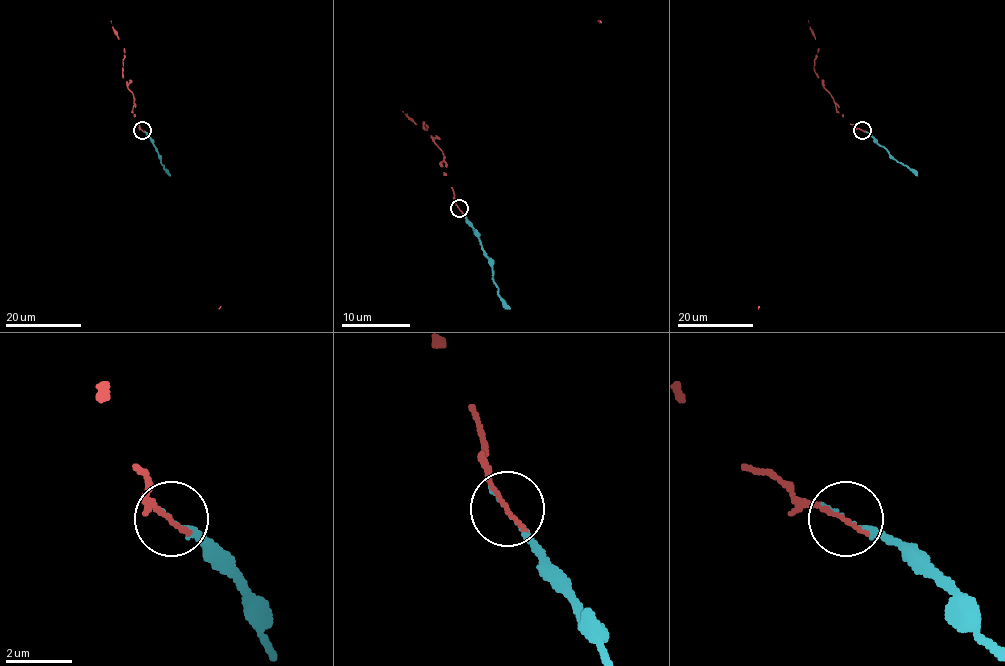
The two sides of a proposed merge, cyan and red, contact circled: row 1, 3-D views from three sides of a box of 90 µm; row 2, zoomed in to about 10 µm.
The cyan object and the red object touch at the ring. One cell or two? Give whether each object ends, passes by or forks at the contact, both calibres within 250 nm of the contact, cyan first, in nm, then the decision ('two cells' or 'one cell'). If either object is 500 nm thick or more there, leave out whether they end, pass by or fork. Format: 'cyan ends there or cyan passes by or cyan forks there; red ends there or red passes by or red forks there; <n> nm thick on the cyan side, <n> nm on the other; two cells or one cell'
cyan ends there; red ends there; 70 nm thick on the cyan side, 180 nm on the other; two cells

